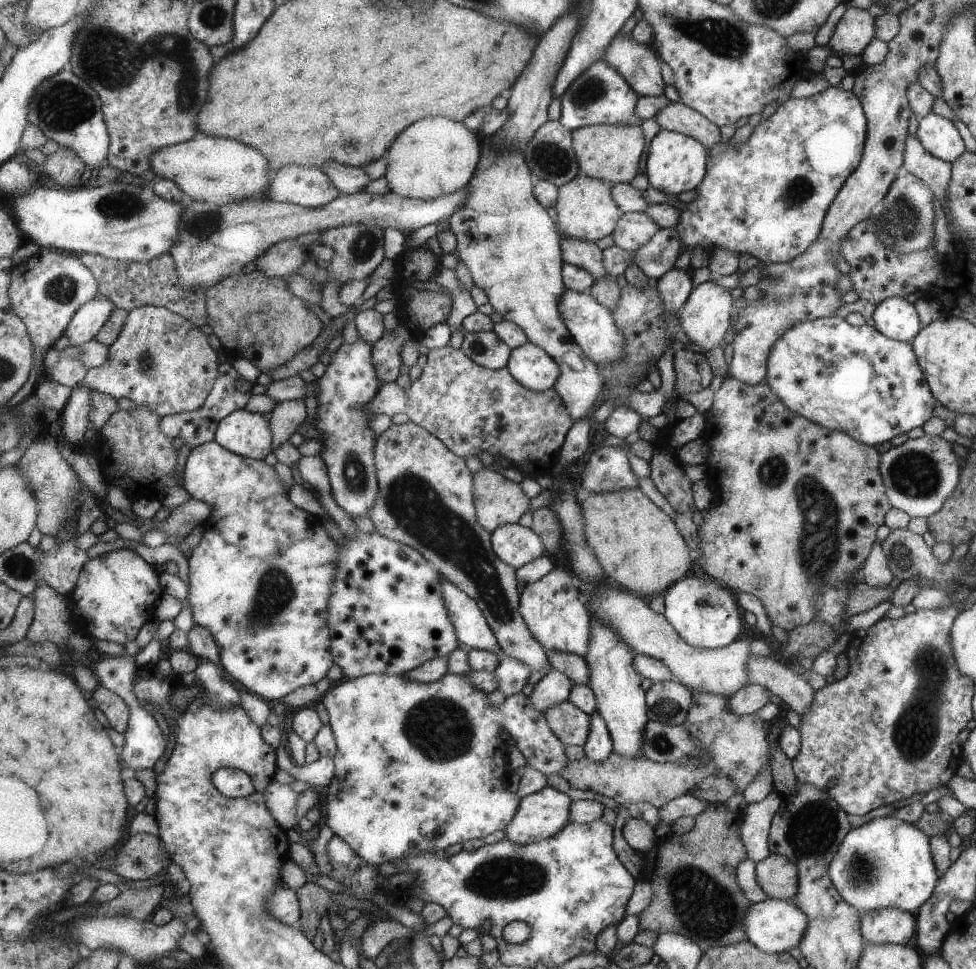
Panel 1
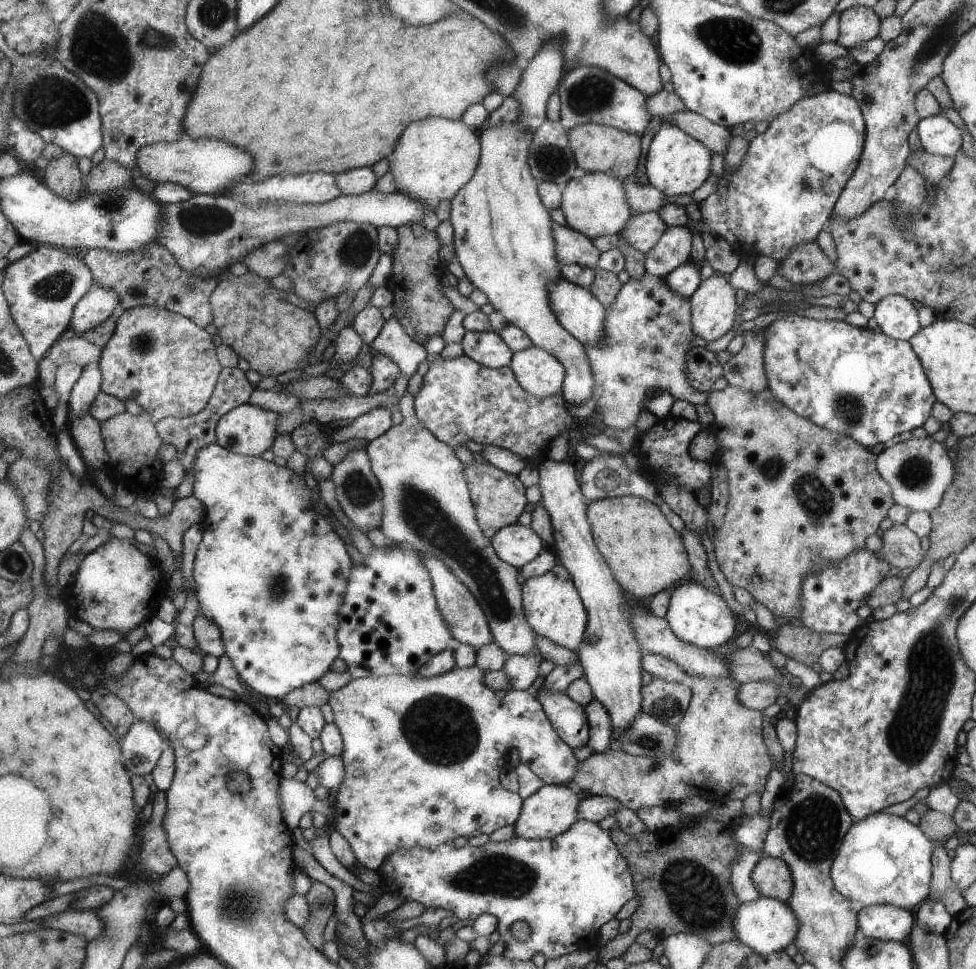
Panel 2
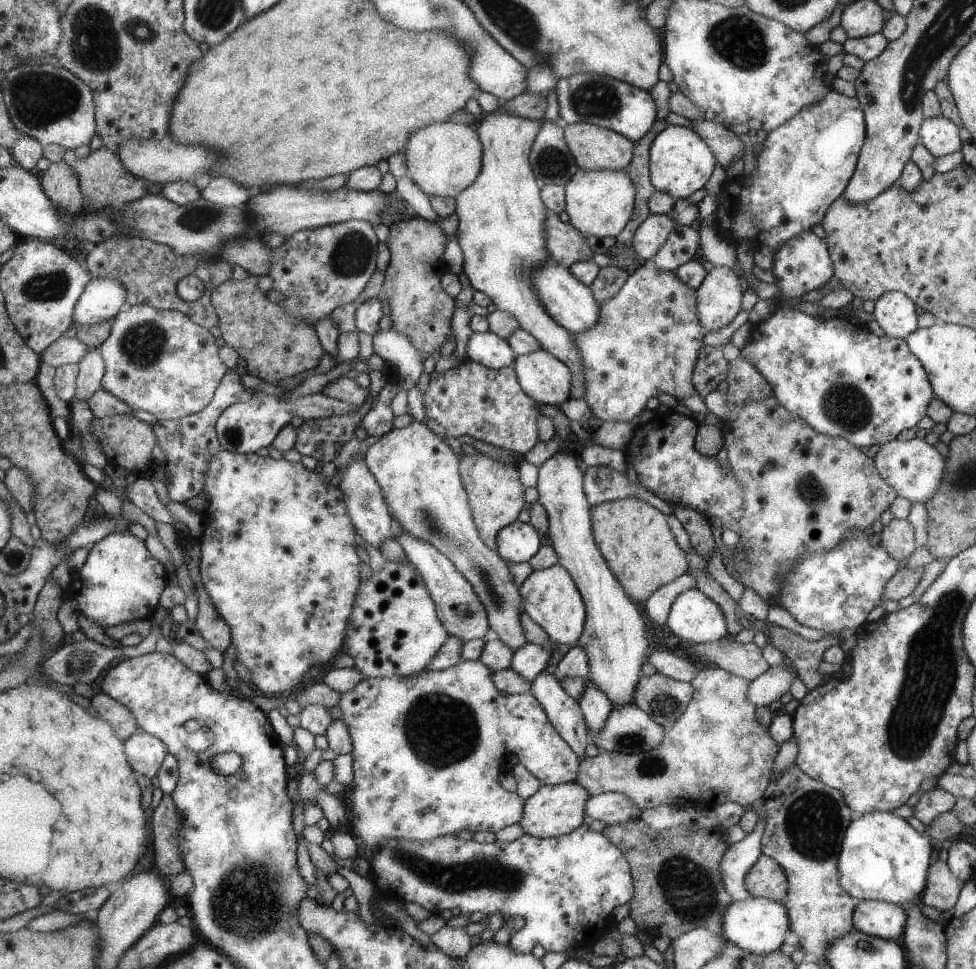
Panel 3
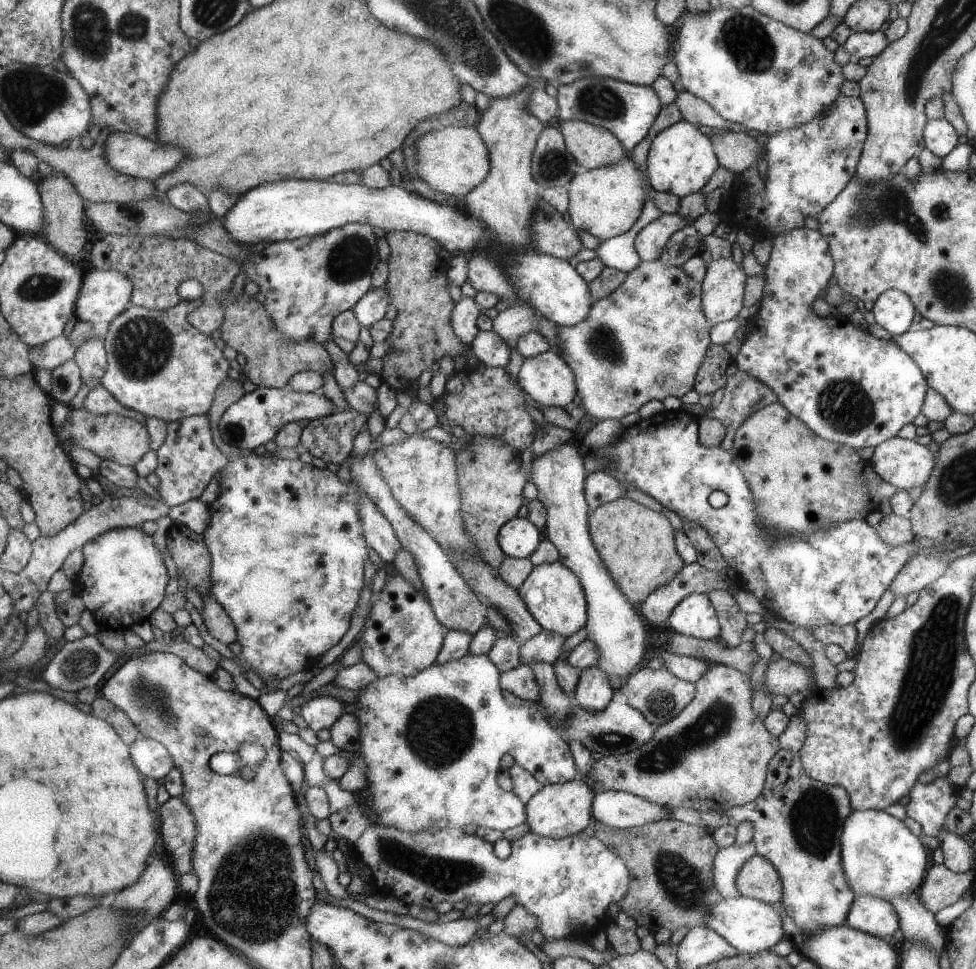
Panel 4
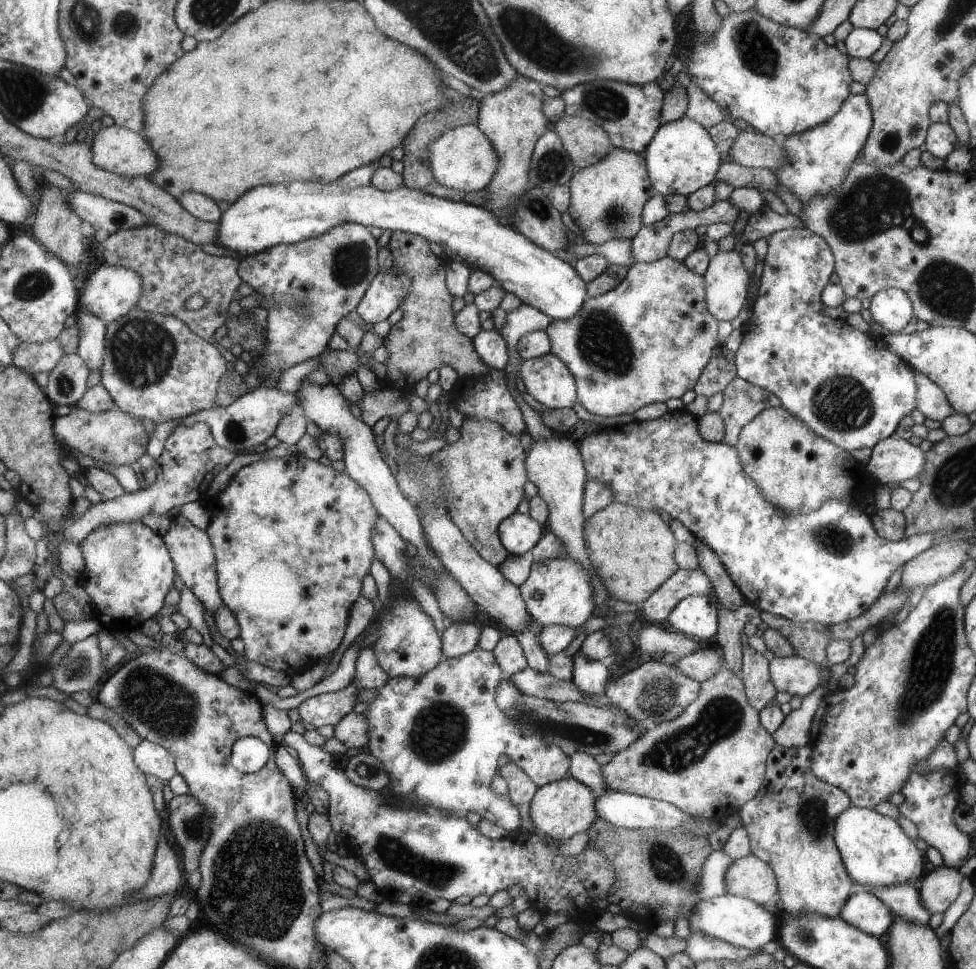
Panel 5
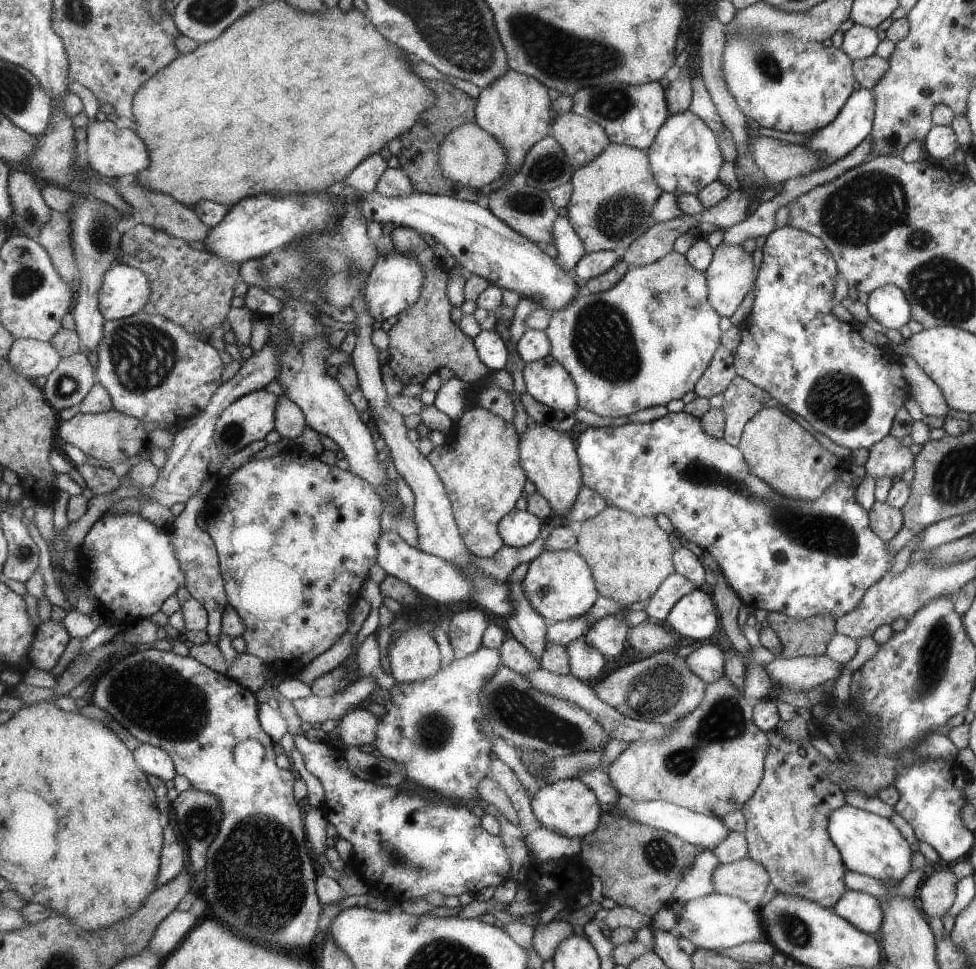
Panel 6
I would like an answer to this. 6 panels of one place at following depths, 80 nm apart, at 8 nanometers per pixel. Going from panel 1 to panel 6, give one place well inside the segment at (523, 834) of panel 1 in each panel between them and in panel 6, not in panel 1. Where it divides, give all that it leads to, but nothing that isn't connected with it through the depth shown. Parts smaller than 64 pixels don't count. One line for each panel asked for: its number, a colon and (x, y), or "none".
2: (551, 810)
3: (556, 810)
4: (558, 810)
5: (562, 808)
6: (568, 807)

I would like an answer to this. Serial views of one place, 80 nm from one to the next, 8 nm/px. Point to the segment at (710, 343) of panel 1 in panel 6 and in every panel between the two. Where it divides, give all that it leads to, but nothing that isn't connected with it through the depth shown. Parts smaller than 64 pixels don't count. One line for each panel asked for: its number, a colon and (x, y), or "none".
2: (713, 304)
3: (718, 295)
4: (722, 286)
5: (725, 278)
6: (730, 276)

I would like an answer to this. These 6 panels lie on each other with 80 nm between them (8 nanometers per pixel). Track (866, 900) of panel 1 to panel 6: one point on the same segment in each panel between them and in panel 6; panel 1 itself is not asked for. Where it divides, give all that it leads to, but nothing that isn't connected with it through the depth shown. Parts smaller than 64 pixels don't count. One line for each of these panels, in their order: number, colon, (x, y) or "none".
2: (884, 859)
3: (882, 858)
4: (880, 857)
5: (874, 851)
6: (869, 845)

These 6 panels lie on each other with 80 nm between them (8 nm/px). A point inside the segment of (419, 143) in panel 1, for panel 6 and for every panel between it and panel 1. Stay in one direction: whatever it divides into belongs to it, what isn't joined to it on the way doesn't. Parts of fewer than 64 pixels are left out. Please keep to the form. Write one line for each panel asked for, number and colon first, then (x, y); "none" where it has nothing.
2: (435, 158)
3: (443, 159)
4: (455, 160)
5: (465, 158)
6: (470, 155)

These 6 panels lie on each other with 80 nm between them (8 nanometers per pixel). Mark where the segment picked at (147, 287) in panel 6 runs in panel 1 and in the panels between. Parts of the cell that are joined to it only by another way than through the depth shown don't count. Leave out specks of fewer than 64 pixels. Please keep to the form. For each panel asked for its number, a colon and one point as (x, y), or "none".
1: (89, 319)
2: (99, 304)
3: (103, 299)
4: (105, 294)
5: (110, 292)

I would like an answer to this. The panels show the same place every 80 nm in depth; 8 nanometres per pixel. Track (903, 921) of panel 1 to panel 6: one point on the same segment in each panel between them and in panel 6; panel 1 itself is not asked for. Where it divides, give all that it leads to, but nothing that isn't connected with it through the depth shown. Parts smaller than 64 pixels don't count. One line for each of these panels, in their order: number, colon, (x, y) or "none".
2: (886, 922)
3: (882, 919)
4: (868, 914)
5: (864, 911)
6: (863, 911)

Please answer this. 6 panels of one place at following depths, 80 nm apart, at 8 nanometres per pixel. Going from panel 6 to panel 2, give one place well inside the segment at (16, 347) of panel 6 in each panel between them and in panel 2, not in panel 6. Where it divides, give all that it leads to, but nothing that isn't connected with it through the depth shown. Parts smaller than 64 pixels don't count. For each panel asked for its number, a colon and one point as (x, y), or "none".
2: (78, 350)
3: (63, 351)
4: (53, 354)
5: (36, 358)

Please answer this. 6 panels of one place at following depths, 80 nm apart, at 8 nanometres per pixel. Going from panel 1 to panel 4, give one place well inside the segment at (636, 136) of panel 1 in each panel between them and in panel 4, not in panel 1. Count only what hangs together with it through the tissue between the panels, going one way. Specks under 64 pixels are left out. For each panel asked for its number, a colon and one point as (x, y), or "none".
2: (596, 147)
3: (595, 148)
4: (591, 146)

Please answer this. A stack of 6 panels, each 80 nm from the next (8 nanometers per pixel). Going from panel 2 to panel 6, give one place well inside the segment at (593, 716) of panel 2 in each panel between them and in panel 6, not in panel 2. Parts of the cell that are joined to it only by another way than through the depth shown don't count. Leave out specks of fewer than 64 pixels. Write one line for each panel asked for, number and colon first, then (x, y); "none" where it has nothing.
3: (594, 705)
4: (592, 691)
5: (590, 675)
6: (585, 661)

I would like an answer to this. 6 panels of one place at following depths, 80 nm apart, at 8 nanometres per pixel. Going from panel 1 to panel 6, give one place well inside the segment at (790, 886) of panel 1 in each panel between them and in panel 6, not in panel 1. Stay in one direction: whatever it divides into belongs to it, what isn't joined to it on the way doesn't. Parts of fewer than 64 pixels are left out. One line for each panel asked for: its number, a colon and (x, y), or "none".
2: (772, 878)
3: (765, 878)
4: (757, 878)
5: (748, 877)
6: (746, 879)

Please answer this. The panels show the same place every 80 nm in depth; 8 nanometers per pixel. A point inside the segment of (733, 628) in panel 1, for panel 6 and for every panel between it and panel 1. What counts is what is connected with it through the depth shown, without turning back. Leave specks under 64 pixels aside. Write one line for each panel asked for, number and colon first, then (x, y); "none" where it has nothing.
2: (698, 617)
3: (694, 617)
4: (694, 616)
5: (696, 616)
6: (692, 617)

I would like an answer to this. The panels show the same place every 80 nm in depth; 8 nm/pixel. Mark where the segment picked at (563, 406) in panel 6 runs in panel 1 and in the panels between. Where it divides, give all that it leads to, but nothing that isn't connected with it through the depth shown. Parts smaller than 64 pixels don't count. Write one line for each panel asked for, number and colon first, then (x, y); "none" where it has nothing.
1: (532, 366)
2: (539, 372)
3: (545, 378)
4: (547, 380)
5: (546, 378)

